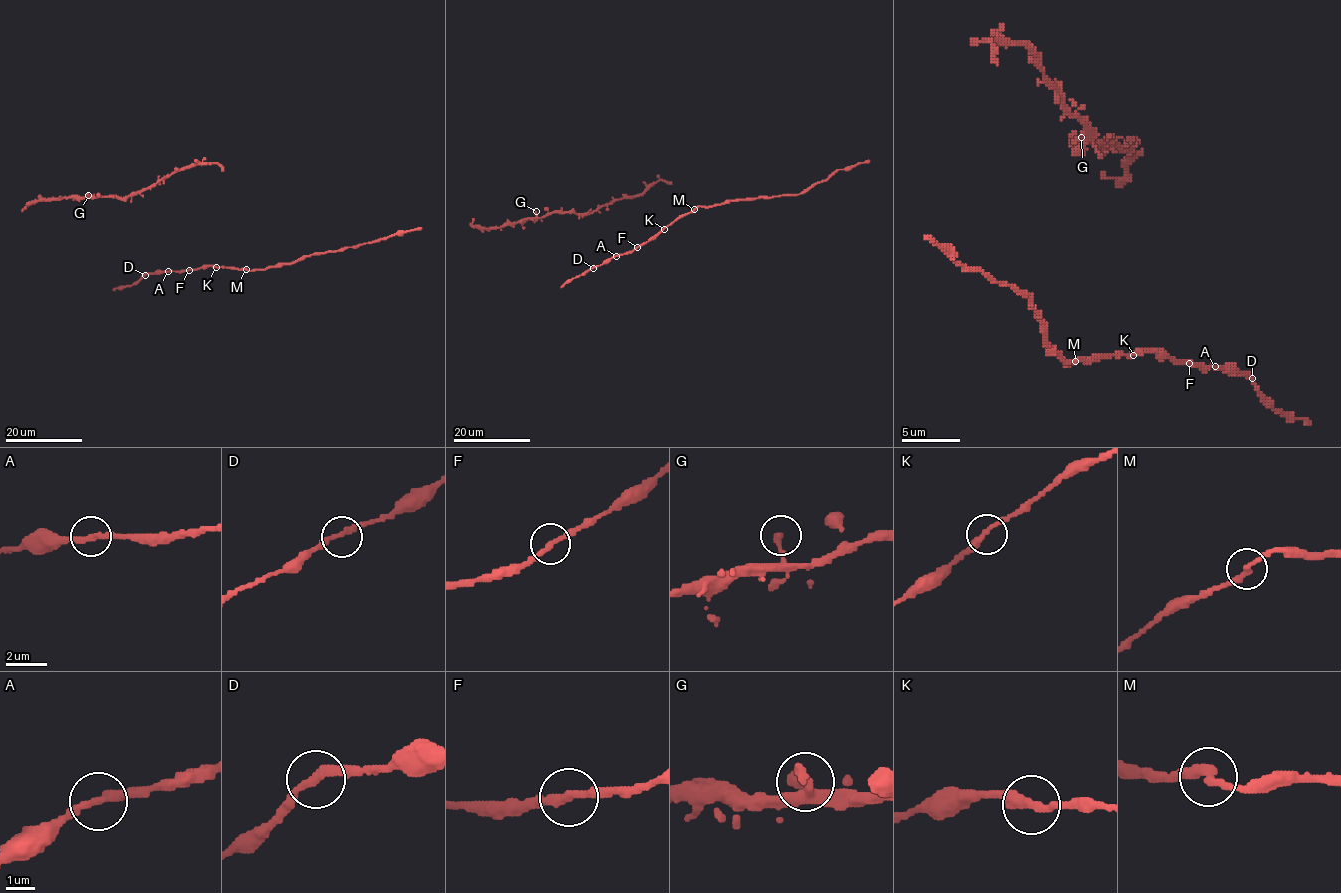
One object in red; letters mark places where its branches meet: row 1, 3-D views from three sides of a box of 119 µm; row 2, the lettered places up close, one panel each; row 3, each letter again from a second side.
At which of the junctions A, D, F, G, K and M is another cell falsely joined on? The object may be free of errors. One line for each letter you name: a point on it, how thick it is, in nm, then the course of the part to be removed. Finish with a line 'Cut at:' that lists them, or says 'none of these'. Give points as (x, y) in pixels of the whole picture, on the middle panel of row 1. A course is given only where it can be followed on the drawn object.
Cut at: none of these

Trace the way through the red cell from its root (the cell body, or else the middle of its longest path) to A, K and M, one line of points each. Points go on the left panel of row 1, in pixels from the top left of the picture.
A: (200, 268), (168, 271)
K: (200, 268), (216, 267)
M: (200, 268), (246, 269)

